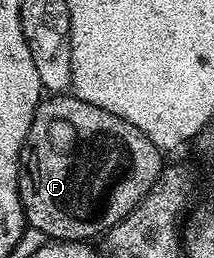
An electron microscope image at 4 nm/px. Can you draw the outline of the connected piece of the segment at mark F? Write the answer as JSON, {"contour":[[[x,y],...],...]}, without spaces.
{"contour":[[[52,94],[41,99],[34,114],[34,122],[30,122],[30,130],[26,134],[24,149],[20,151],[20,177],[18,186],[20,187],[20,201],[24,207],[24,219],[27,227],[37,227],[43,234],[48,236],[49,241],[63,242],[74,240],[77,242],[88,242],[97,236],[103,237],[108,229],[113,228],[118,222],[122,222],[150,194],[154,182],[158,182],[158,174],[164,169],[166,163],[165,153],[138,126],[130,126],[126,118],[118,118],[118,114],[110,114],[110,110],[102,110],[98,106],[90,106],[90,102],[82,102],[79,98],[71,94]]]}

